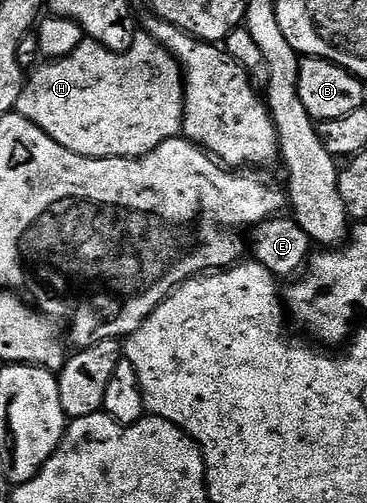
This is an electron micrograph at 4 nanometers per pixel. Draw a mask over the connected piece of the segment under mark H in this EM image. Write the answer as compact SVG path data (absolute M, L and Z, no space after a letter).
M139 31L129 51L124 53L109 51L101 43L84 39L70 57L56 57L40 64L26 78L17 112L29 119L48 141L61 143L61 147L77 155L138 159L161 147L161 143L182 134L184 104L185 74L182 65L150 32Z

